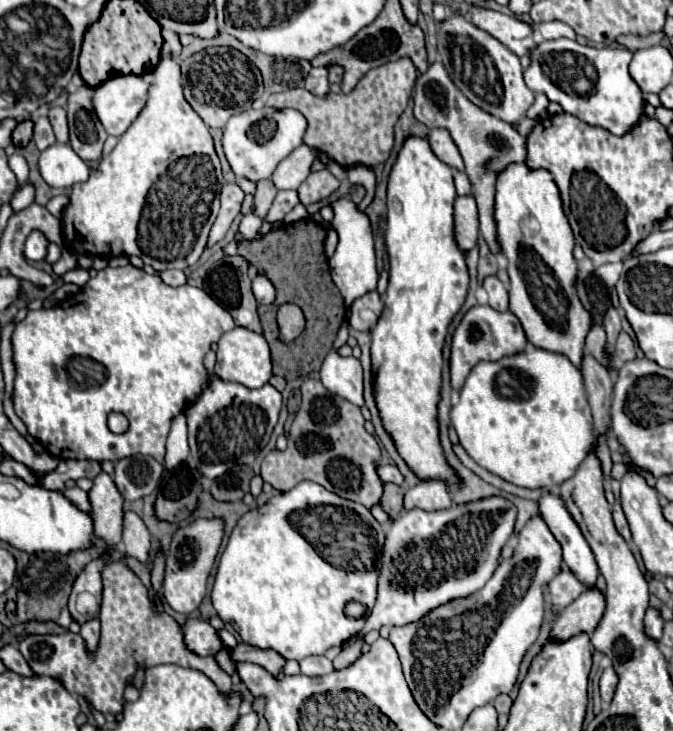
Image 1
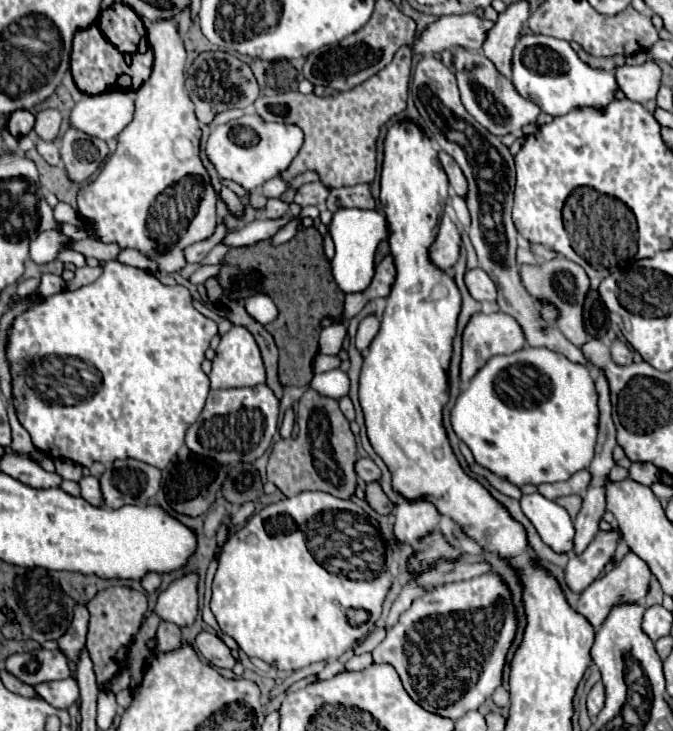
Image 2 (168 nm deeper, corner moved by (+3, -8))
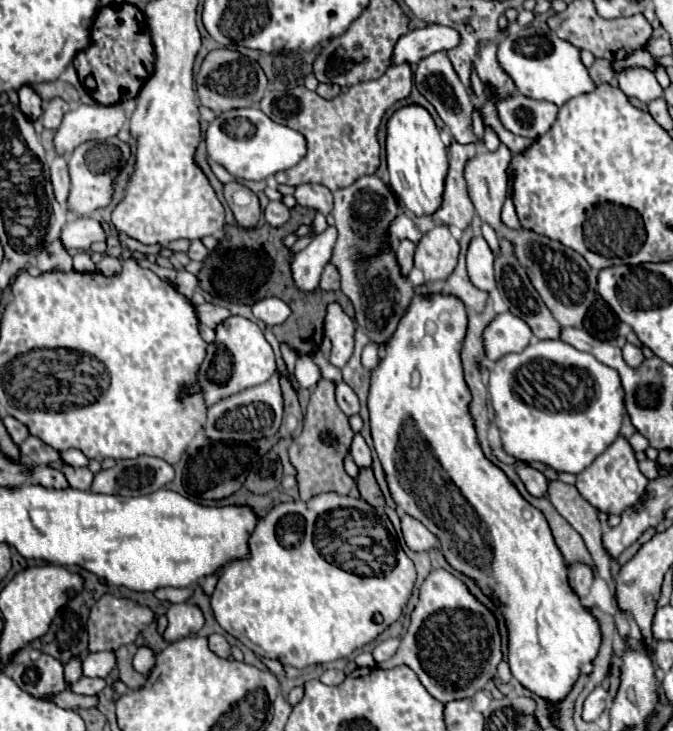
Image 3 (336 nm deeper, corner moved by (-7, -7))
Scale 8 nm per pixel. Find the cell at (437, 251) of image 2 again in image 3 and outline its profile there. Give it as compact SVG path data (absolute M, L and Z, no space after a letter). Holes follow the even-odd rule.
M413 214L410 216L423 234L414 255L416 269L424 273L426 283L448 279L456 267L460 243L454 239L448 225L437 223L431 217L418 218Z

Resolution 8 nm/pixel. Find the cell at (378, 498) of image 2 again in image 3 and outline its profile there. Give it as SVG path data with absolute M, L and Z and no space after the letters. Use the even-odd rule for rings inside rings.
M360 469L360 475L358 475L358 489L360 489L360 495L364 501L368 501L372 507L386 507L386 499L374 479L374 473L372 469Z

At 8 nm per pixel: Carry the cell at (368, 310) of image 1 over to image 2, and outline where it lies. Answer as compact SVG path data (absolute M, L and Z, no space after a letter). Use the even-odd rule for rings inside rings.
M368 316L368 318L364 318L364 320L360 322L360 326L358 326L356 348L358 348L360 352L366 352L368 346L370 346L370 342L374 340L376 332L378 332L378 320L376 320L376 316Z

